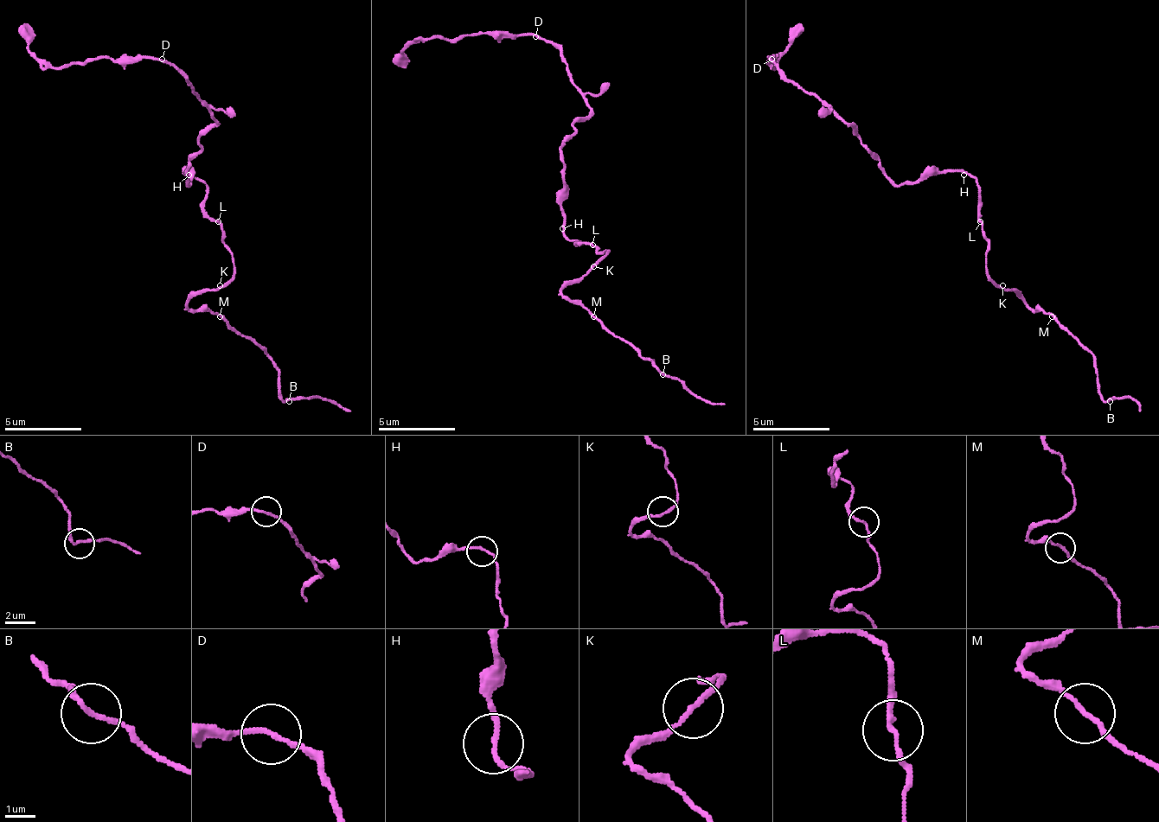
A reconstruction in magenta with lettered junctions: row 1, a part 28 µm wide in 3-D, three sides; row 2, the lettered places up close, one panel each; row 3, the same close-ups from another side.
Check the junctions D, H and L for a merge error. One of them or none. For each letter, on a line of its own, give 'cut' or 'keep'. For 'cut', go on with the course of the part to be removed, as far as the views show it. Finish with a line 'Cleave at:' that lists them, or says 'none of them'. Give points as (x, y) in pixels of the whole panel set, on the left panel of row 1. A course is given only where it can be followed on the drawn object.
D: keep
H: keep
L: keep
Cleave at: none of them

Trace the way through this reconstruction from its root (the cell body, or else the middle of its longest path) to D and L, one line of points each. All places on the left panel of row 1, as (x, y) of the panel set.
D: (188, 170), (188, 186), (188, 159), (200, 147), (200, 140), (215, 124), (215, 120), (192, 86), (162, 59)
L: (188, 170), (208, 186), (204, 209), (215, 220), (220, 220)

